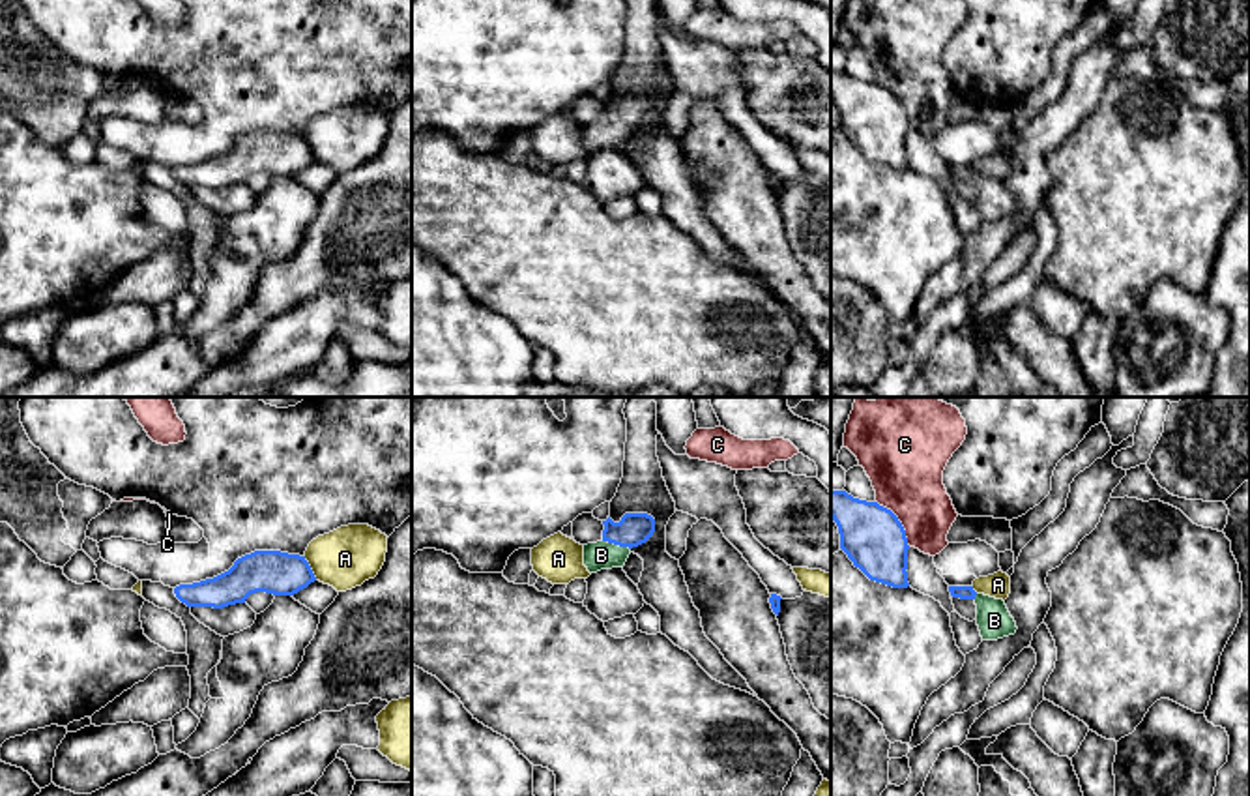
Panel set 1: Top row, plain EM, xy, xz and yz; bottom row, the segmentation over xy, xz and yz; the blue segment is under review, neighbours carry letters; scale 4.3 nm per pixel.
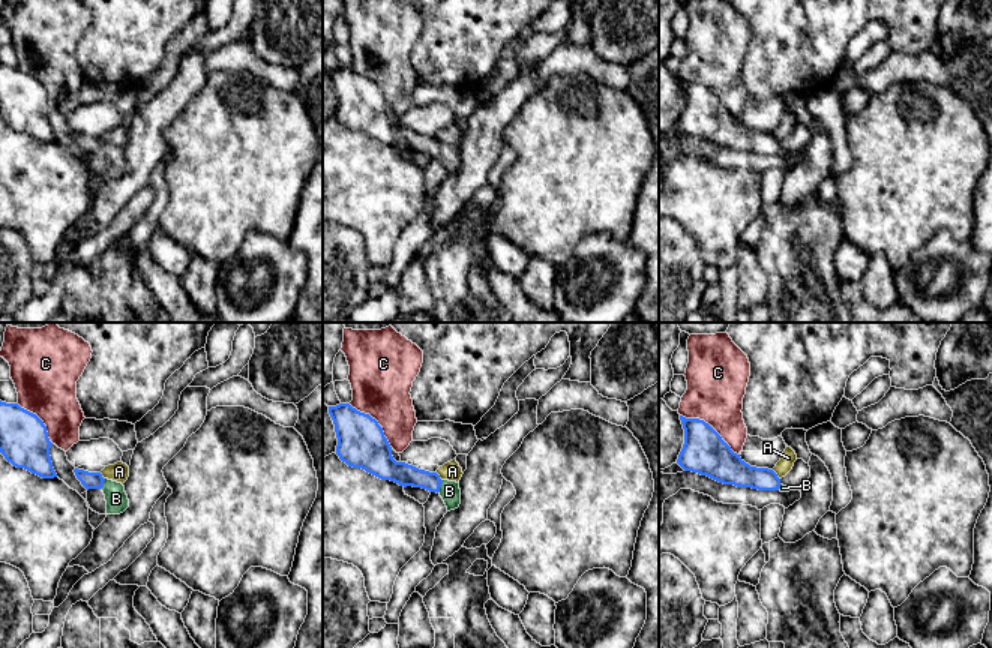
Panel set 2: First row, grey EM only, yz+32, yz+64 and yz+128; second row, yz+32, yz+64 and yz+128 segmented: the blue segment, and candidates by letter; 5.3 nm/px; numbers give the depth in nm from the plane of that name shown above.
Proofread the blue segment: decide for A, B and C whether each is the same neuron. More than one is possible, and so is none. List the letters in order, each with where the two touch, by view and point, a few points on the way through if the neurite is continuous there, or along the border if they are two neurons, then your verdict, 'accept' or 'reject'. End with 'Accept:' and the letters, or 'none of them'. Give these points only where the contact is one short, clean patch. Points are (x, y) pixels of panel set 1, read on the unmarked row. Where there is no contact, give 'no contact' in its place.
A: contact xy (309, 148); reject
B: contact xz (616, 124); way xz (635, 109), (616, 124), (601, 135); accept
C: contact yz (899, 102); reject
Accept: B

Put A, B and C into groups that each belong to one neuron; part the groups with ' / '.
A / B / C

